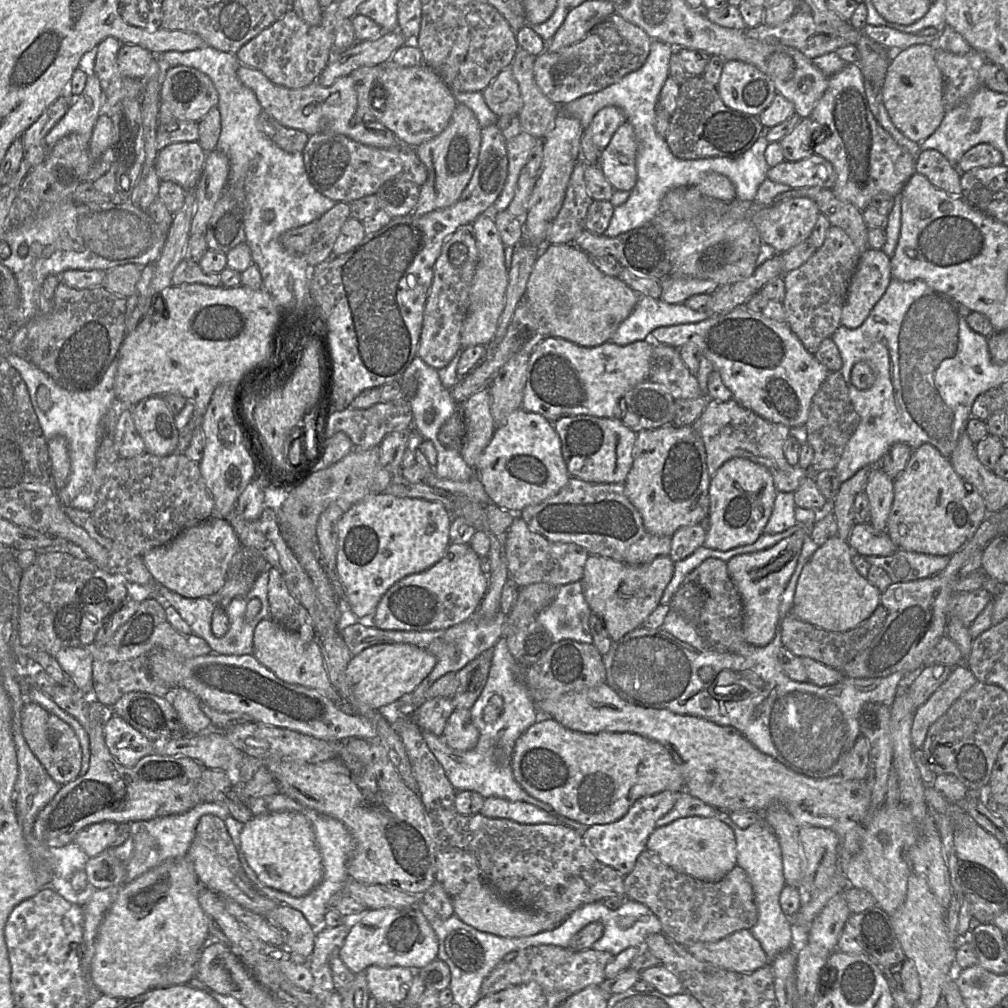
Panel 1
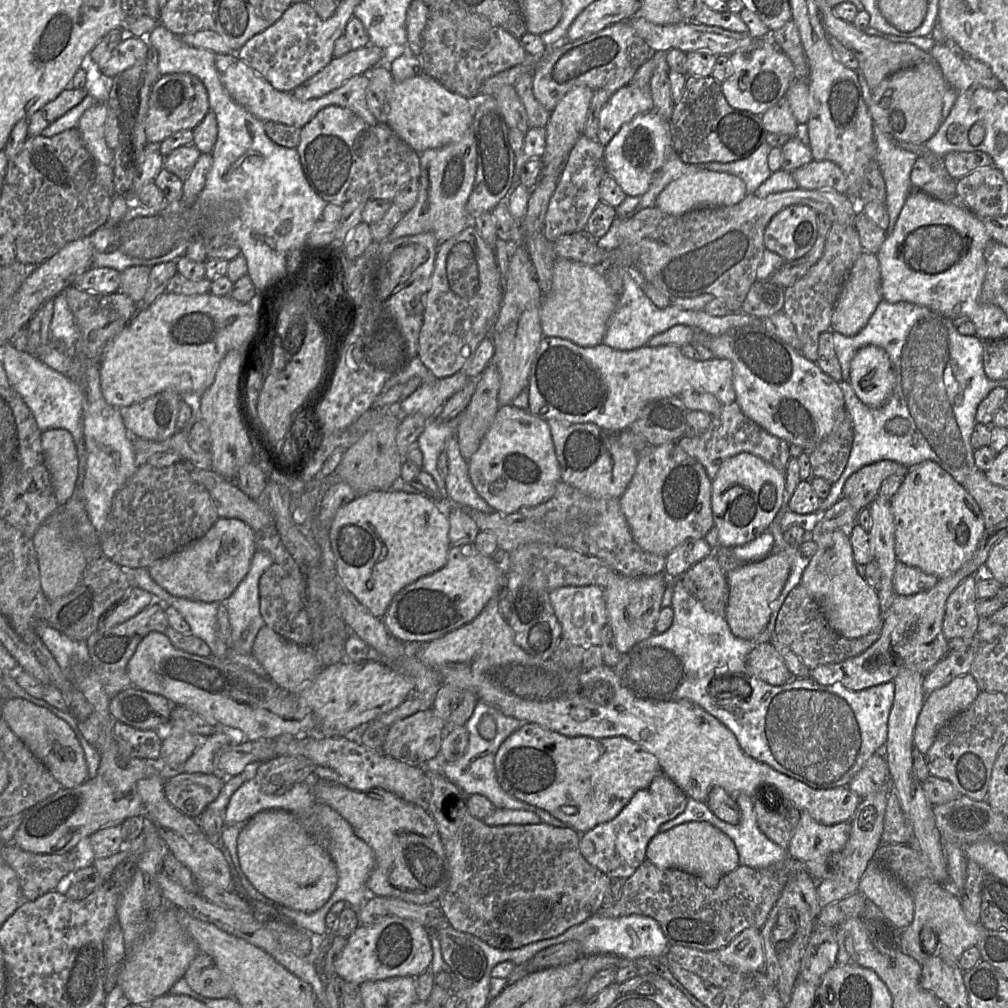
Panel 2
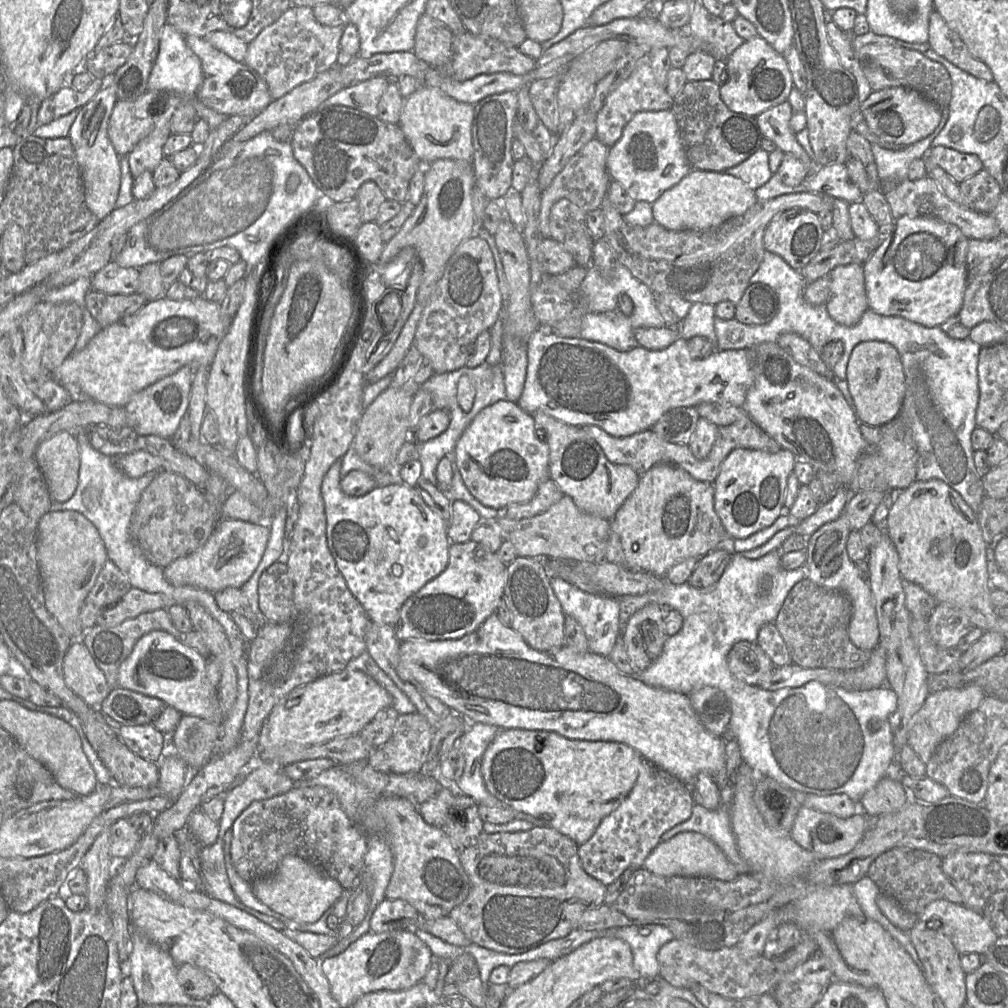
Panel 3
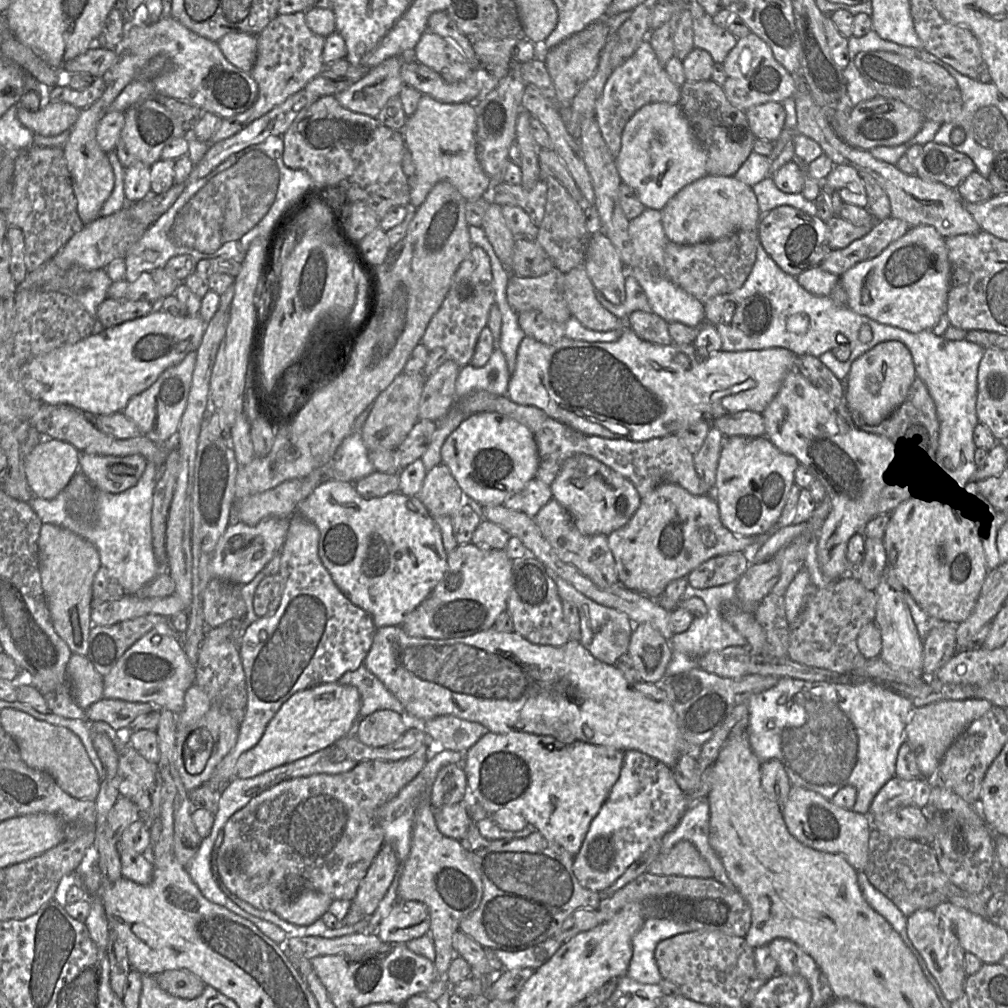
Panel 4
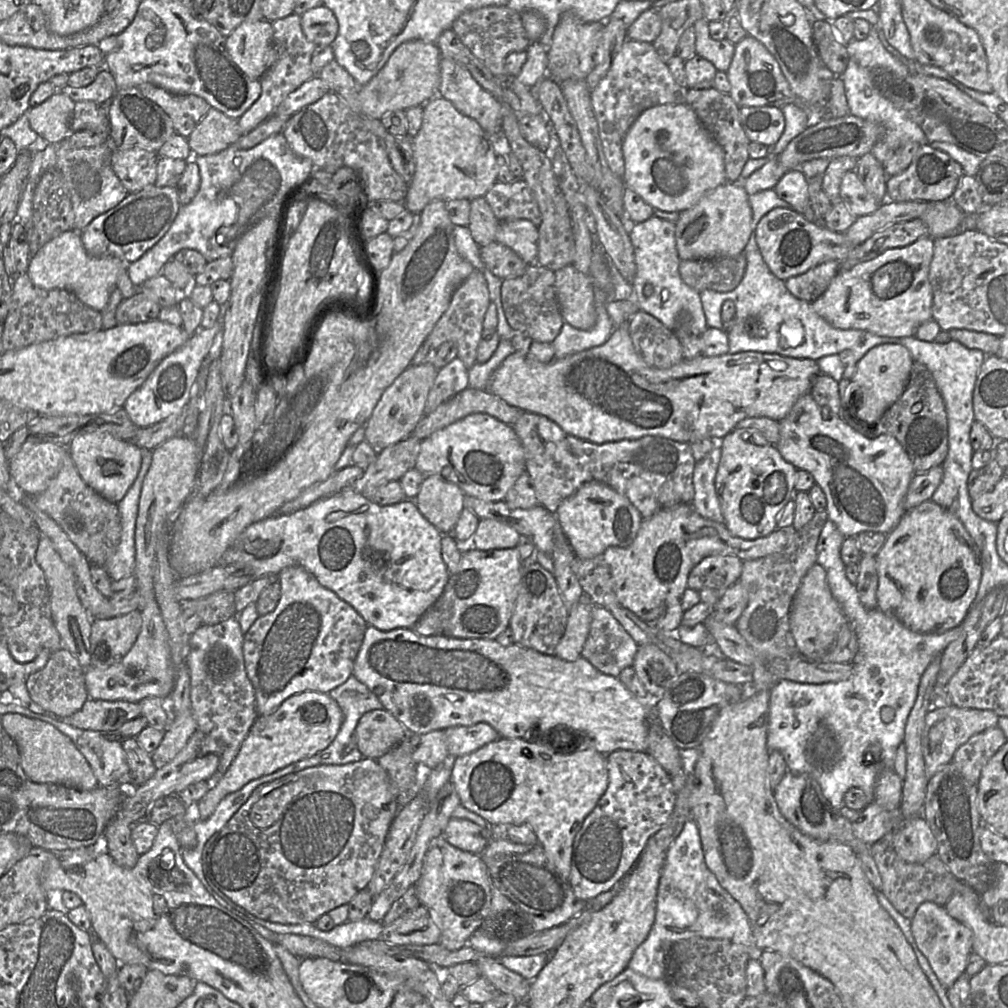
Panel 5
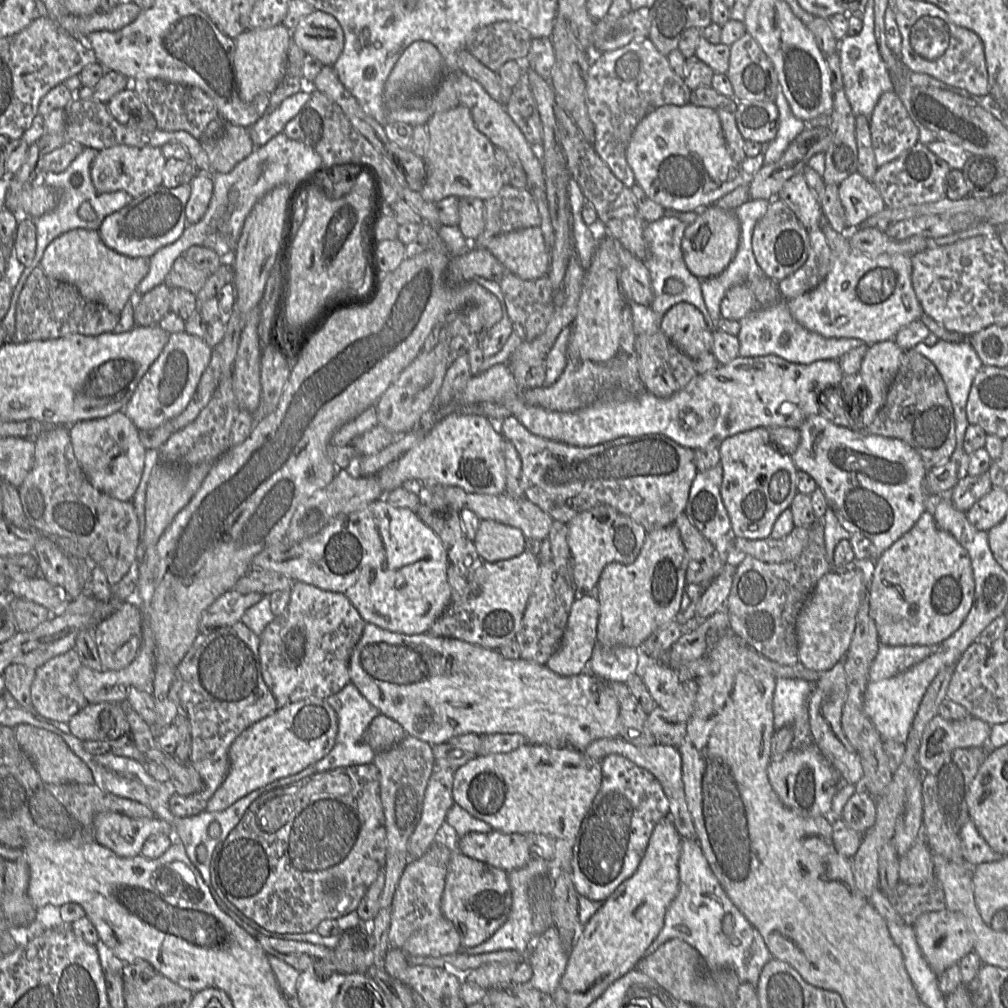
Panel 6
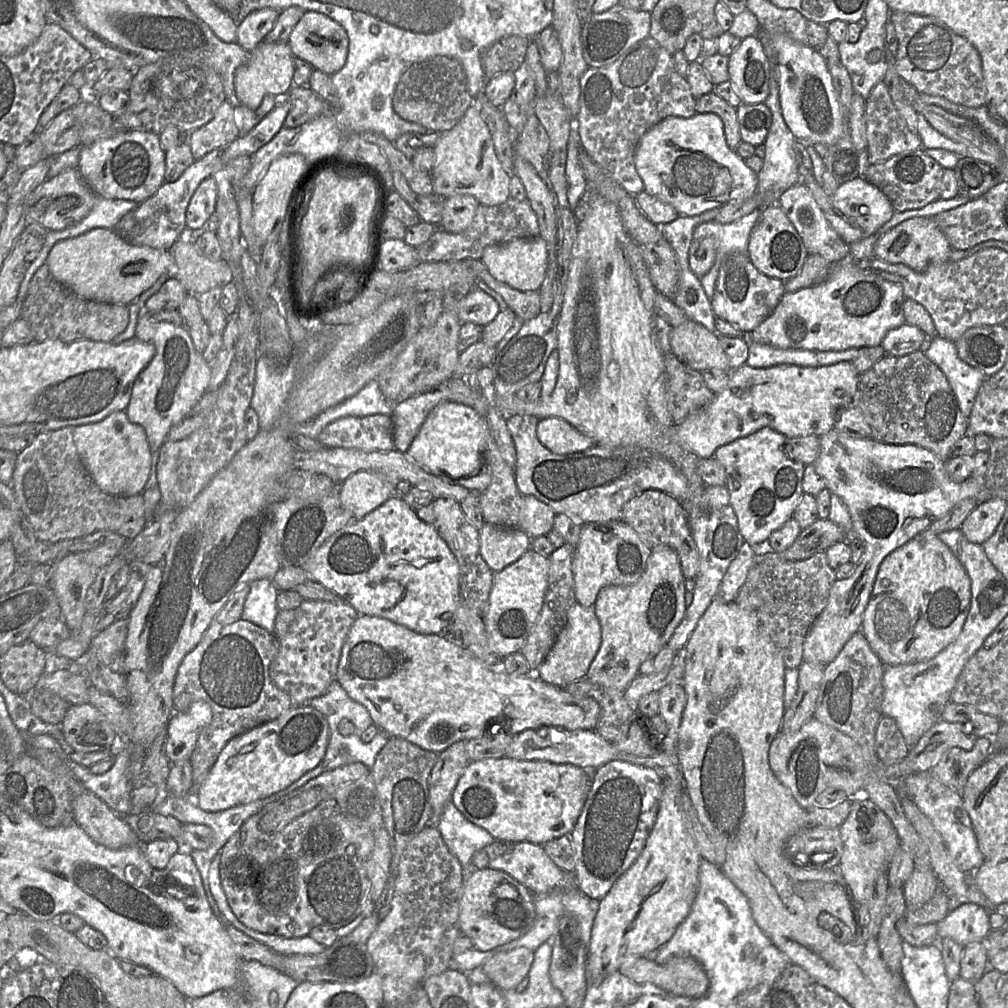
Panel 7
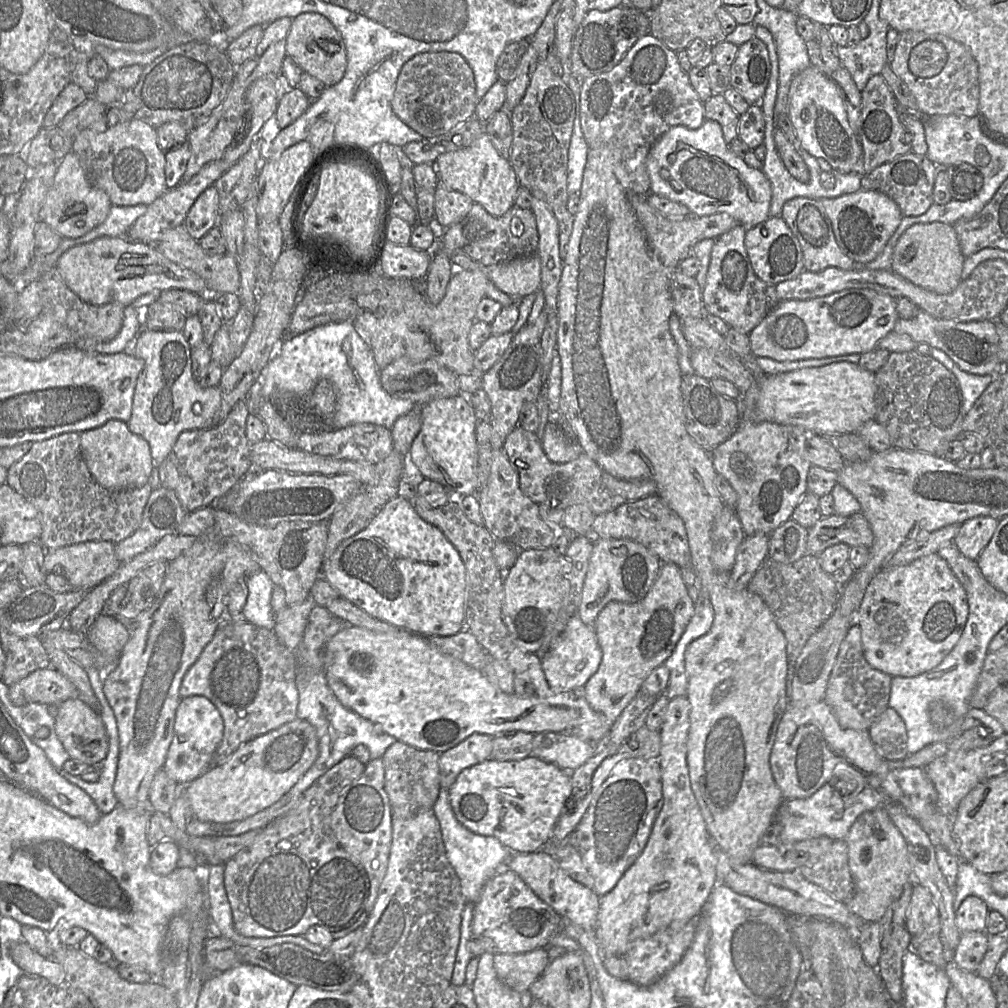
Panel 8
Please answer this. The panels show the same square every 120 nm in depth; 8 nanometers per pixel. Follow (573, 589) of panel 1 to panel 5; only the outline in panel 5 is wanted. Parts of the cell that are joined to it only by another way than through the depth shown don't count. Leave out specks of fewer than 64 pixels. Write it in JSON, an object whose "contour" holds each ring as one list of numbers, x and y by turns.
{"contour":[[593,605,582,657,601,673,619,677,624,668,633,666,638,647,609,610]]}

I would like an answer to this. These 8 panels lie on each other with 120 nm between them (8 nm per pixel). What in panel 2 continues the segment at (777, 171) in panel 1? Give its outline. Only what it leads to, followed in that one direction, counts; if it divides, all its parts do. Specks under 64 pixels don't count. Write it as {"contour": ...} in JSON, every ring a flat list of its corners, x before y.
{"contour":[[812,160,794,170,791,176,798,184,798,188,805,190,833,189,842,194,845,194,848,190,842,169,829,160]]}

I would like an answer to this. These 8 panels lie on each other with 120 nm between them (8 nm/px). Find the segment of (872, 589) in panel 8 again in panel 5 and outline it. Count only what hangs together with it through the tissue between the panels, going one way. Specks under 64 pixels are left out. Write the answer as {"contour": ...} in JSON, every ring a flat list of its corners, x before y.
{"contour":[[932,499,905,511,875,558,877,608,921,633,941,634,958,626,973,604,982,575,976,543,955,515]]}

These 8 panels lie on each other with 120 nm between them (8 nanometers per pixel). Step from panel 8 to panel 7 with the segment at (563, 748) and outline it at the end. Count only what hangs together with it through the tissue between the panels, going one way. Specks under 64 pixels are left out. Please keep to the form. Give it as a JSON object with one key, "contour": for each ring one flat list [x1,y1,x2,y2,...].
{"contour":[[561,727,526,729,514,735,505,756,516,759,551,761,557,764,573,764,587,770,596,770,611,760,627,761,655,770,662,781,667,774,667,767,674,762,674,758,661,749,653,756,635,756,617,749,613,743,605,740,595,730,567,730]]}

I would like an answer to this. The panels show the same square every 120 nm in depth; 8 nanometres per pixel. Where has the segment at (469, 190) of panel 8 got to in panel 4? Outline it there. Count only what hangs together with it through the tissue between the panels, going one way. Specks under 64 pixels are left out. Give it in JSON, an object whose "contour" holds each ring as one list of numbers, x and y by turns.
{"contour":[[421,96,416,111,407,117,402,130,405,146,411,153,415,165,415,185,410,189,409,203,418,208,430,190,441,181,453,185,466,201,475,201,491,192,493,180,485,174,477,157,475,127,476,113,473,104,442,103,430,96]]}

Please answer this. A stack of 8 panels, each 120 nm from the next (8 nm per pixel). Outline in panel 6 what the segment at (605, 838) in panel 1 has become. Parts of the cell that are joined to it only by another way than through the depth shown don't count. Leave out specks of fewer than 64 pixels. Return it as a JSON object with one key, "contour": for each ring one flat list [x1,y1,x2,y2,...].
{"contour":[[611,754,601,760,602,781,573,846,572,881,576,892,592,901,605,901,638,868,657,823,669,815,669,800,658,779,628,758]]}

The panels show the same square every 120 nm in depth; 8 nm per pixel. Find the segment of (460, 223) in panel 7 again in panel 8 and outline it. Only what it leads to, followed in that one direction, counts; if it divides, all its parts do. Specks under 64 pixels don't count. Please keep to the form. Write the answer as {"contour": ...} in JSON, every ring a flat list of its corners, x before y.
{"contour":[[438,180,434,191,435,218,444,227,458,223,470,211,473,201,465,194,445,188]]}

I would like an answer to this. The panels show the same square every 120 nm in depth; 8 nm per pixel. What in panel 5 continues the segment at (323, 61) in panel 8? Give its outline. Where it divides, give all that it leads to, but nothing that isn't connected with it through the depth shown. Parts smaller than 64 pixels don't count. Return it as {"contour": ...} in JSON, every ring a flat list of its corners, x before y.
{"contour":[[325,6,306,11,301,16,301,27,307,40,316,46,330,46,339,32,335,15]]}

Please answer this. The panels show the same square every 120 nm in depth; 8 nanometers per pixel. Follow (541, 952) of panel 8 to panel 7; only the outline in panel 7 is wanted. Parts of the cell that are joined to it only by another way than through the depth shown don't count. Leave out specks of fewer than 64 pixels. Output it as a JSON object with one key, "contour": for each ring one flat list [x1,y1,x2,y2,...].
{"contour":[[519,947,497,953,483,962,482,969,490,982,500,990,515,990,528,975,534,951]]}

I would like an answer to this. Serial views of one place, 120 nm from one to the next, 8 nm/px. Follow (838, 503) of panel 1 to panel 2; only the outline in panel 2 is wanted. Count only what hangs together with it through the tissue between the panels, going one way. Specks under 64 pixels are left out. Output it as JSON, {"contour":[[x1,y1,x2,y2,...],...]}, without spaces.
{"contour":[[882,460,854,472,843,487,842,497,859,512,877,497,882,482,891,475,905,477,909,468,891,460]]}

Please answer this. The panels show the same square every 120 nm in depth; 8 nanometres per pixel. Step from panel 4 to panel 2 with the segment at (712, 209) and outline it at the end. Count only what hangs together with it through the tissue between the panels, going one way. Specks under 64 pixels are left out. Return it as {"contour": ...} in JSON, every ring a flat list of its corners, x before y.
{"contour":[[698,170,671,182,656,199,655,207,678,216,703,206,731,206,747,196,745,183,737,176,717,171]]}

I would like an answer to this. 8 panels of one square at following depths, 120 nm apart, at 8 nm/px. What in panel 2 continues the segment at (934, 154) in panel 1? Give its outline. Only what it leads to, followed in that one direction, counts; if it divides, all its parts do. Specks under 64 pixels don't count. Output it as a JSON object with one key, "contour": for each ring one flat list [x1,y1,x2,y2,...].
{"contour":[[932,155,918,157,911,170,911,184,914,189,921,190,933,198,949,201,956,194,956,182,944,166,941,157]]}

